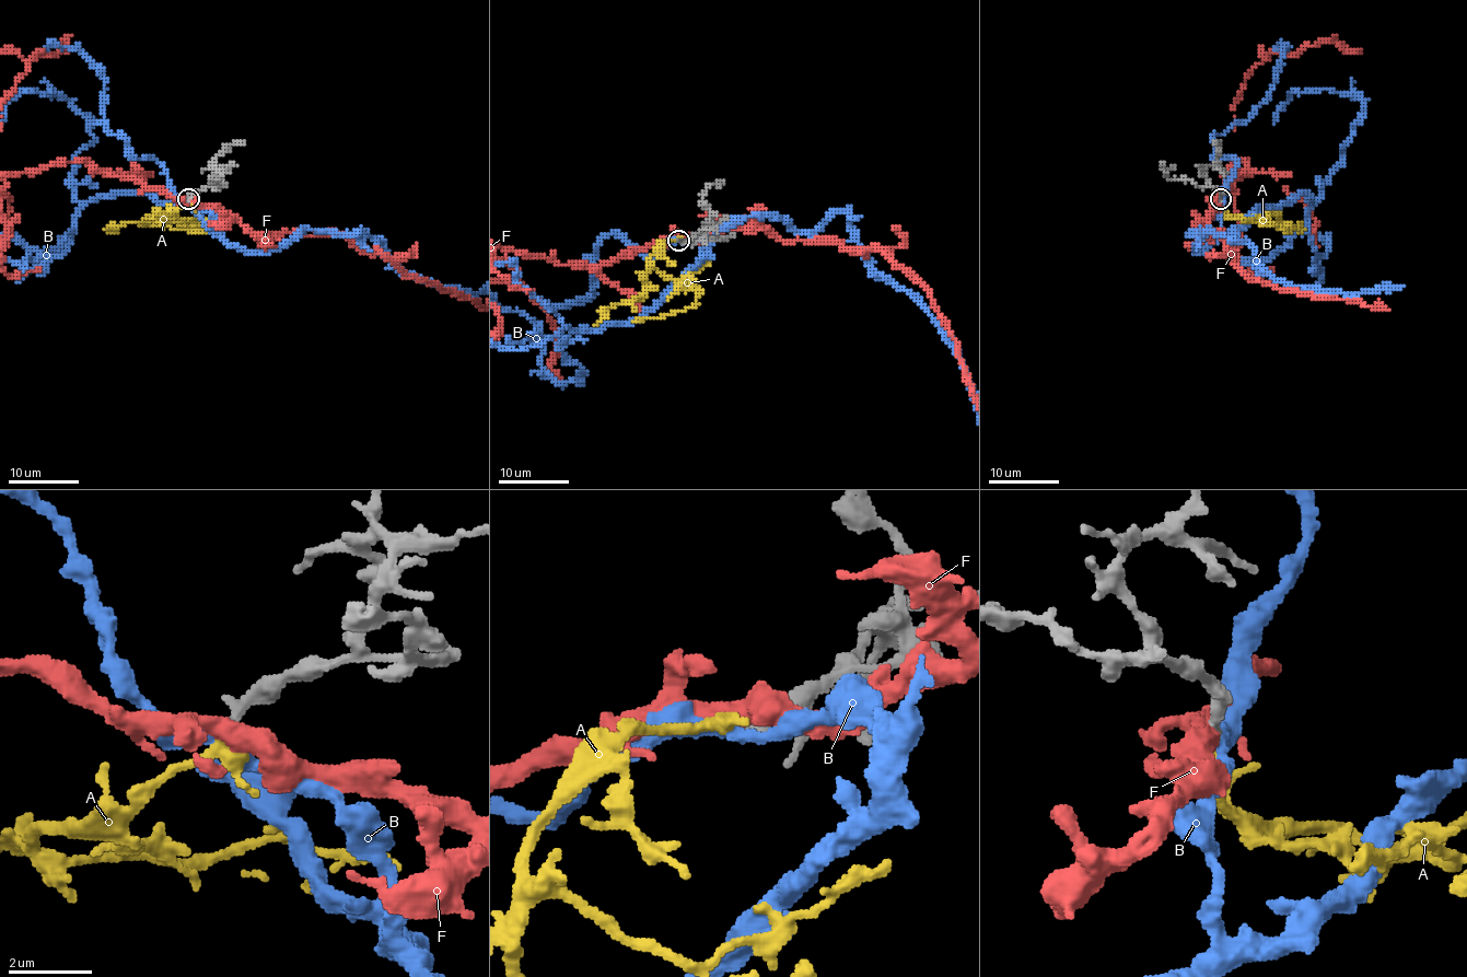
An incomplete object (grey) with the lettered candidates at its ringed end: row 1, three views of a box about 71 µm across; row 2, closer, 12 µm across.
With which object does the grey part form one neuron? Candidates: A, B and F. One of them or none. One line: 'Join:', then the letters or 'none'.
Join: A

